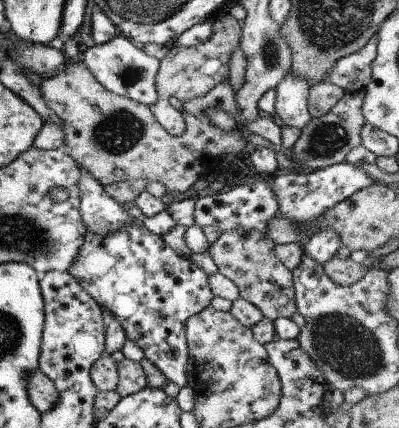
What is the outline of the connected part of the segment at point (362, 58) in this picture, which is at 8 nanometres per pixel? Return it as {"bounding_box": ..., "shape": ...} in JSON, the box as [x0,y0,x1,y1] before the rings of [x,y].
{"bounding_box":[324,34,377,92],"shape":[[[377,34],[364,48],[336,62],[324,82],[338,85],[348,92],[364,91],[371,81],[371,64],[377,55]]]}

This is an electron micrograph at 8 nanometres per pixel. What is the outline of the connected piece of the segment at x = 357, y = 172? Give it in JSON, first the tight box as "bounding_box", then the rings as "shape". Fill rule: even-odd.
{"bounding_box":[271,160,374,227],"shape":[[[345,160],[317,171],[280,171],[271,178],[271,189],[279,204],[278,214],[296,225],[308,227],[333,206],[372,183],[374,180],[367,172]]]}

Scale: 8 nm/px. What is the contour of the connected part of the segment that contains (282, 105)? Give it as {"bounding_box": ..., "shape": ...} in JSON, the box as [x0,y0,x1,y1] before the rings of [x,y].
{"bounding_box":[275,72,312,128],"shape":[[[289,72],[275,89],[276,120],[286,127],[304,128],[312,117],[307,105],[310,85],[302,77],[294,77]]]}

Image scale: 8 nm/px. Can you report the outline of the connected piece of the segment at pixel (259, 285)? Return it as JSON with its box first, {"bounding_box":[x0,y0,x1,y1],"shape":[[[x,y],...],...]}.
{"bounding_box":[209,228,297,321],"shape":[[[244,228],[222,233],[215,243],[211,244],[209,254],[218,266],[239,288],[239,296],[254,303],[266,319],[275,321],[278,317],[291,318],[297,312],[293,274],[275,255],[275,242],[255,230]]]}

